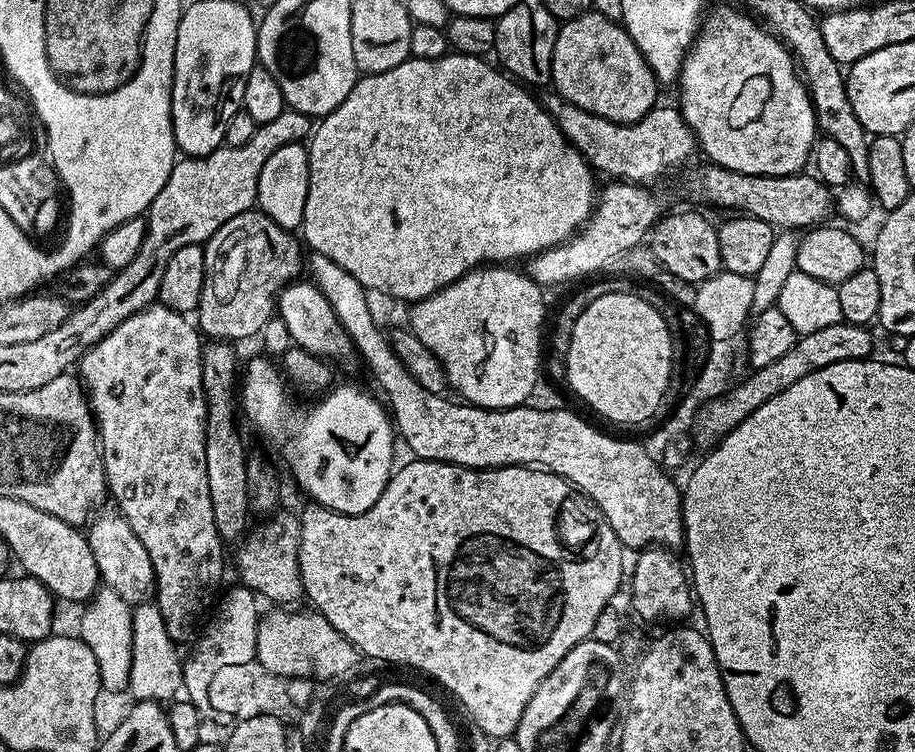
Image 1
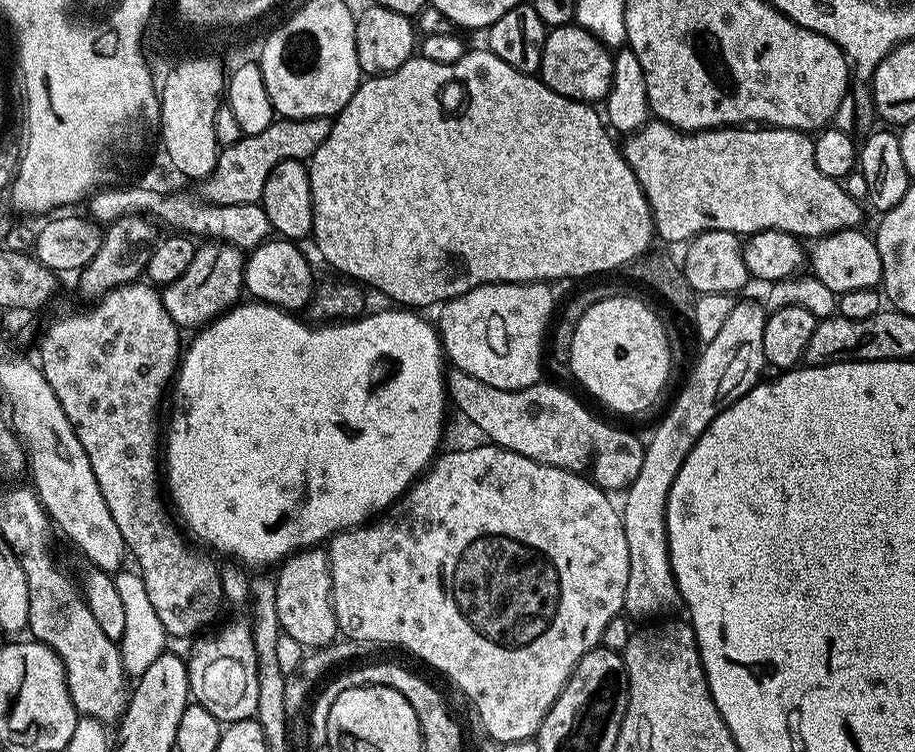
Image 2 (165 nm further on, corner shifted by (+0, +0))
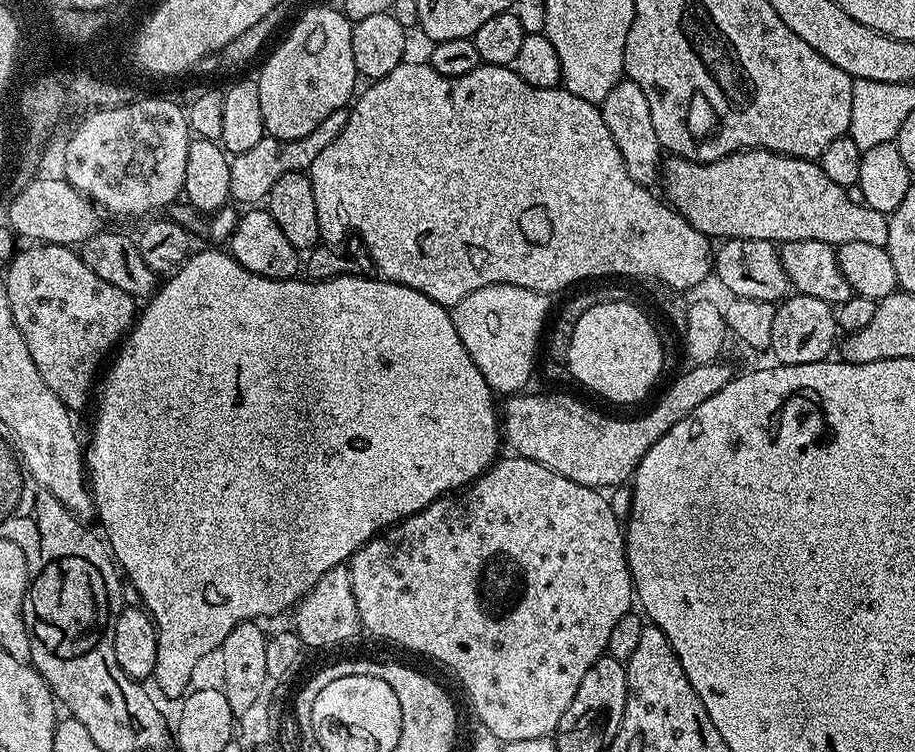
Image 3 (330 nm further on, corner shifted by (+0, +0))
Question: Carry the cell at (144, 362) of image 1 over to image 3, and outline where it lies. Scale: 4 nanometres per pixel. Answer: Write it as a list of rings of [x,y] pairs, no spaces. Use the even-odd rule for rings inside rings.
[[[36,242],[24,247],[28,248],[21,252],[19,249],[8,261],[8,273],[2,276],[12,317],[30,350],[30,358],[34,358],[34,366],[38,366],[38,374],[42,374],[42,382],[46,382],[46,386],[58,394],[68,409],[77,410],[87,400],[89,403],[93,395],[104,355],[108,351],[111,353],[131,332],[138,315],[138,304],[133,296],[126,294],[126,290],[118,290],[118,286],[98,278],[98,274],[94,274],[94,270],[82,262],[79,251],[69,245]]]

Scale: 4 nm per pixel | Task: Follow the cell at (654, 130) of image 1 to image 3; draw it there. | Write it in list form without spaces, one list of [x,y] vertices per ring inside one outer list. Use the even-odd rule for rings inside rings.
[[[765,148],[731,152],[709,164],[669,155],[662,164],[663,184],[667,203],[709,238],[817,240],[833,246],[846,242],[885,246],[888,242],[889,217],[859,199],[851,200],[838,182],[830,182],[822,174],[814,160],[783,156]]]

